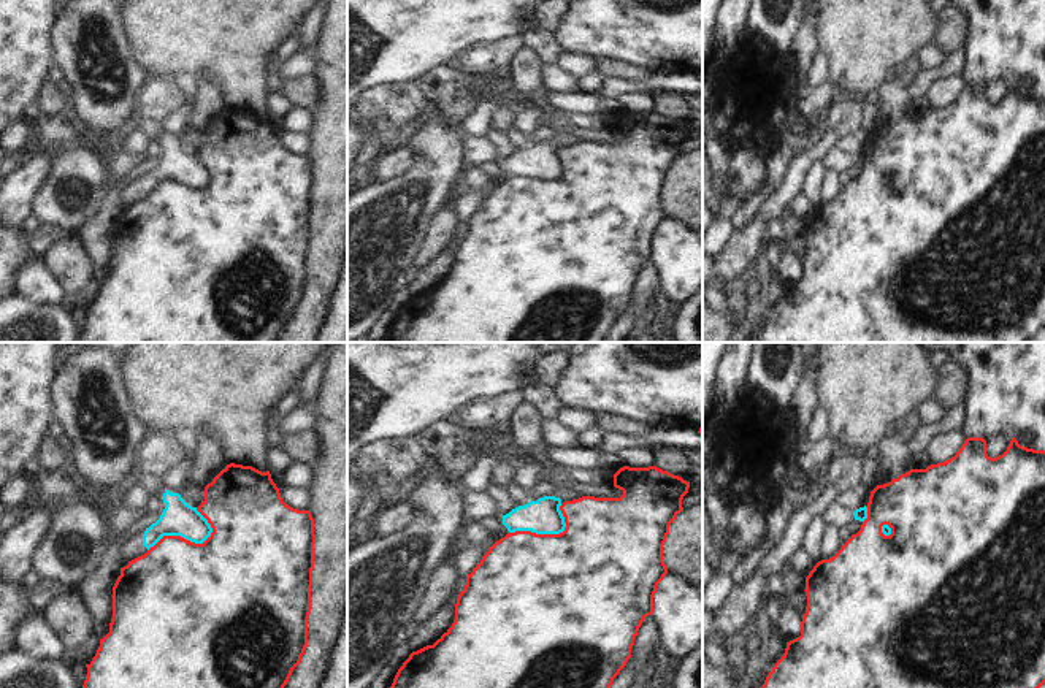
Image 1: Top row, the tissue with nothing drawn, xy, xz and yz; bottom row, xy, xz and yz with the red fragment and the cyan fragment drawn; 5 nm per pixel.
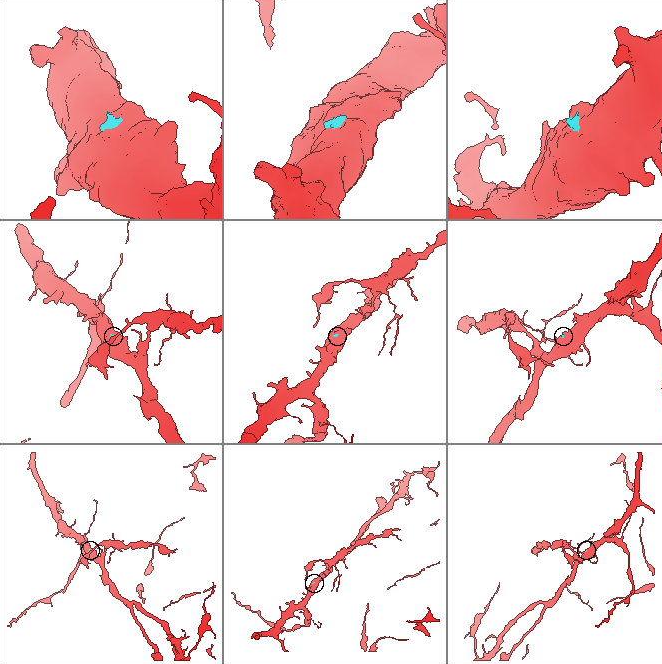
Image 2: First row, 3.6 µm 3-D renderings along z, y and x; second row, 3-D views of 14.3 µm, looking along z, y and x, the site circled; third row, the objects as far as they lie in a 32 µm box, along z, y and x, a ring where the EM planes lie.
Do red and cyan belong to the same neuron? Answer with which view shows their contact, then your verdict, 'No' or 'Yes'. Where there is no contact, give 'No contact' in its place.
Touches red in xy. No

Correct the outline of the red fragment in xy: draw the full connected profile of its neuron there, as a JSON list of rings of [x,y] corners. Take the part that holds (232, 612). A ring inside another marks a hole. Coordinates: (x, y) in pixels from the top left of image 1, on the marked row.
[[[230,463],[211,484],[205,487],[205,501],[197,510],[212,528],[203,544],[190,542],[181,536],[163,536],[144,555],[121,568],[113,587],[113,620],[109,633],[100,639],[100,647],[87,667],[82,688],[284,688],[301,663],[308,647],[308,620],[311,613],[311,587],[314,569],[314,518],[309,510],[298,510],[285,504],[270,471],[262,472],[252,466]]]

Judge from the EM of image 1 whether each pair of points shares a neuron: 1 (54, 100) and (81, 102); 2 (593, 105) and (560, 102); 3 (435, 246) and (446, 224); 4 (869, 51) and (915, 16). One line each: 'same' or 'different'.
1: different
2: same
3: same
4: same

